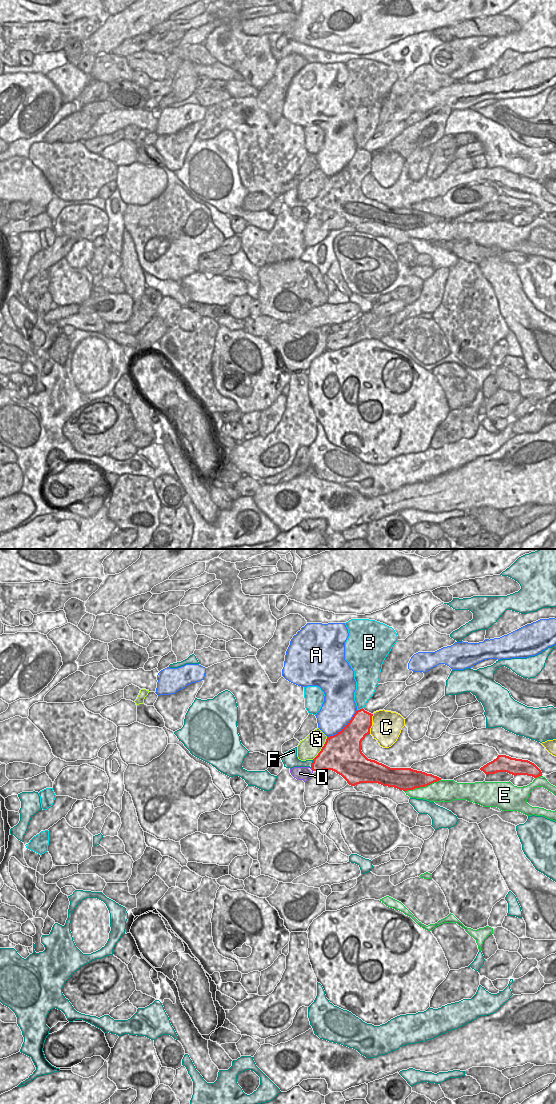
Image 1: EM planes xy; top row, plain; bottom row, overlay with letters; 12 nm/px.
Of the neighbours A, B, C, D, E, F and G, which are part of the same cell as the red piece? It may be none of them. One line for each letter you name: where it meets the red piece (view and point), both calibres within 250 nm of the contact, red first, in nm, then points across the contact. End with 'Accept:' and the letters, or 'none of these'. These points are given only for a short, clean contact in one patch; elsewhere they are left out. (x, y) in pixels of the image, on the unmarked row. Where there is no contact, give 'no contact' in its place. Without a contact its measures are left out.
Accept: none of these

